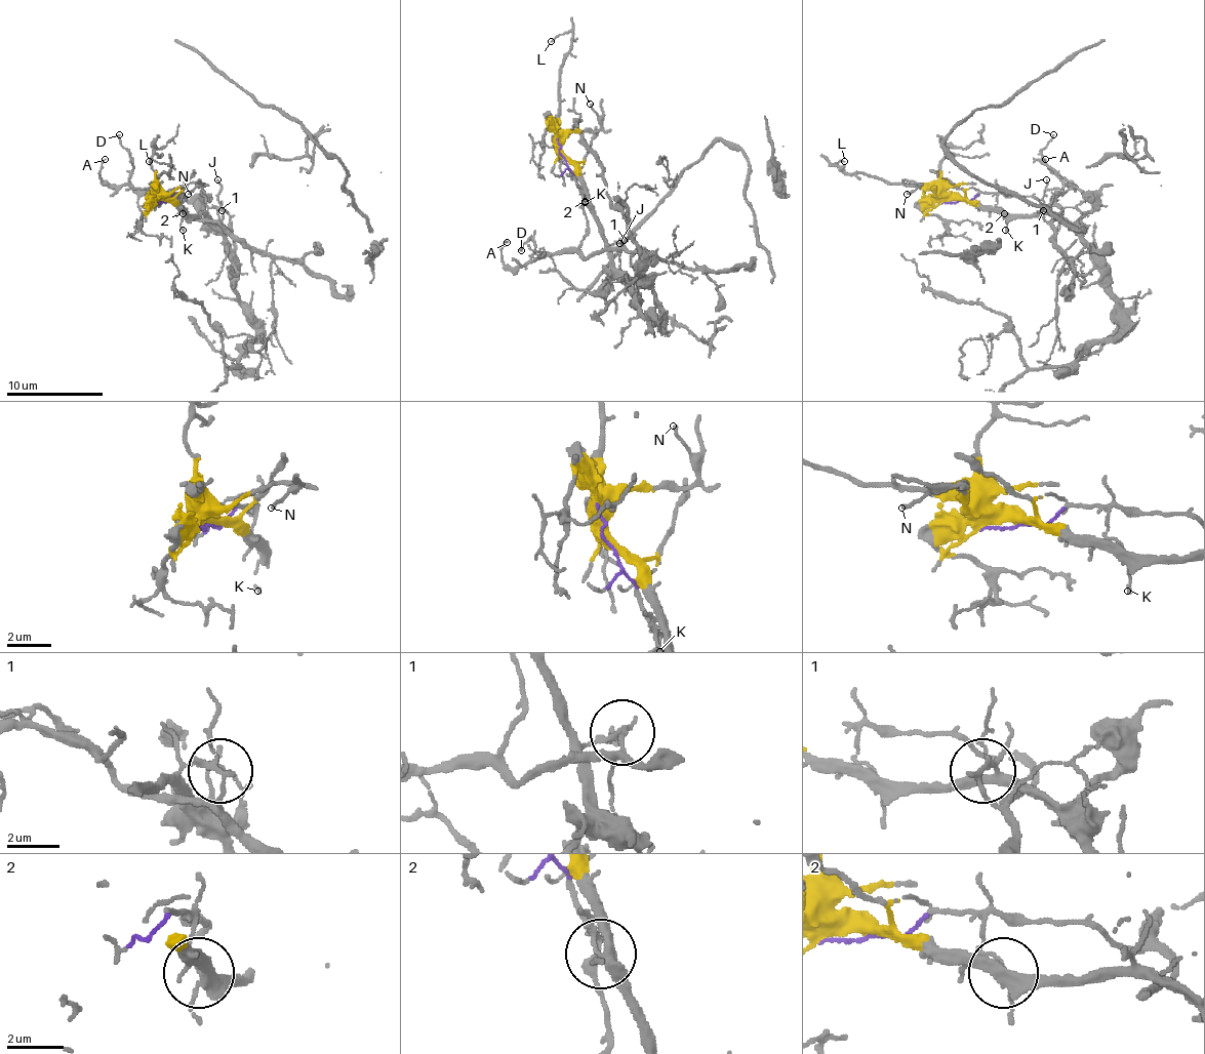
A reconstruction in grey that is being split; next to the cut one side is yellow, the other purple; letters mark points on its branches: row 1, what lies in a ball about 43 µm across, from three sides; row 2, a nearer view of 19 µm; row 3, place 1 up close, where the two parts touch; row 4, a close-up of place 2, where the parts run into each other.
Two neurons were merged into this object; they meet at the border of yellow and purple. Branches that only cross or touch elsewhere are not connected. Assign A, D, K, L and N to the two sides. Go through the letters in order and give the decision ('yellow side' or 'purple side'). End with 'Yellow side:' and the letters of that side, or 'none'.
A: purple side
D: purple side
K: purple side
L: yellow side
N: yellow side
Yellow side: L, N

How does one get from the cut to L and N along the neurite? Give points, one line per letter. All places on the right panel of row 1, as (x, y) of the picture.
L: (951, 201), (929, 190), (838, 168), (835, 163), (845, 161)
N: (951, 201), (936, 194), (934, 183), (920, 185), (908, 194)

